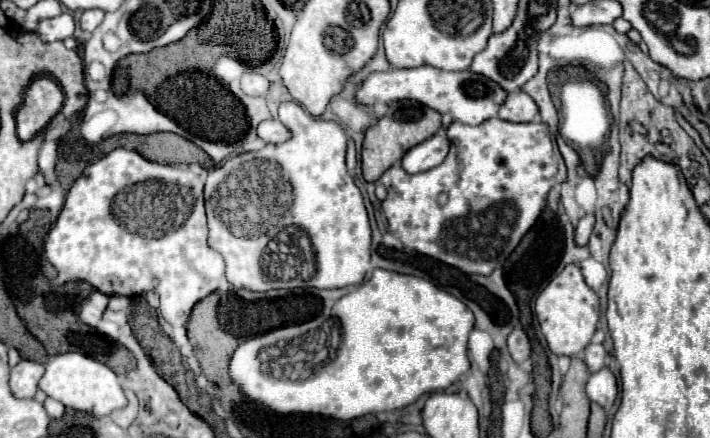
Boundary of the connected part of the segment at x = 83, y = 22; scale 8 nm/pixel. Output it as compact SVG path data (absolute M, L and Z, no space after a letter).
M86 10L80 16L80 28L84 32L92 32L102 22L102 18L104 18L104 12L102 10Z

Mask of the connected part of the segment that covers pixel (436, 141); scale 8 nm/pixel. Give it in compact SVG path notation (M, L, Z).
M434 134L432 138L424 140L422 144L416 144L414 148L410 148L410 152L406 152L406 156L402 156L400 168L408 174L418 174L418 172L430 170L446 158L448 148L450 148L448 138Z

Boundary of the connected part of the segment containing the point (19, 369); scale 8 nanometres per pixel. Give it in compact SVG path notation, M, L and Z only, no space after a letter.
M20 360L10 370L10 392L18 398L34 398L38 390L38 380L42 378L44 366L32 360Z

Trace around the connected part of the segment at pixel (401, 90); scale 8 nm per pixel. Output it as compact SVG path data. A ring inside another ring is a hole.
M418 66L408 70L390 68L386 72L372 72L356 90L354 100L362 106L390 104L396 100L416 100L434 108L440 114L450 114L452 120L462 124L480 124L498 114L506 92L492 80L472 74L472 72L438 72L434 66Z

